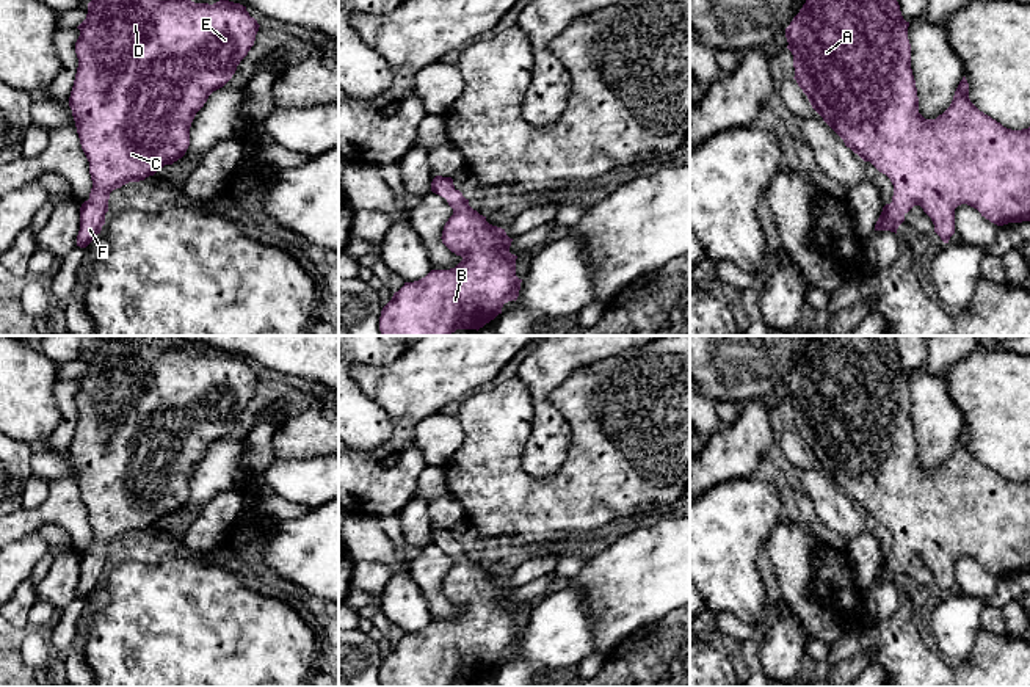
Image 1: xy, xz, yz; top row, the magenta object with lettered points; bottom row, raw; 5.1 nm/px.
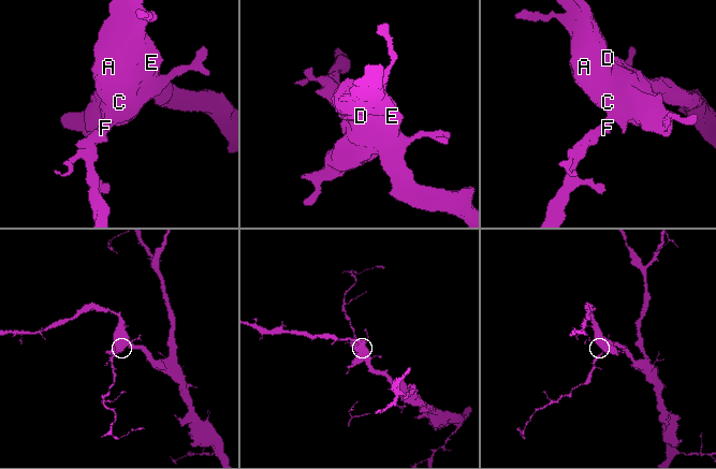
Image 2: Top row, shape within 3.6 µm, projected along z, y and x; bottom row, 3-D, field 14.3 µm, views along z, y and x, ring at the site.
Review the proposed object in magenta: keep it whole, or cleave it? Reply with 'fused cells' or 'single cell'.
single cell

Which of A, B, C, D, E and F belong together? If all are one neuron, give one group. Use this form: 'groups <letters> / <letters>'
groups A B C D E F

